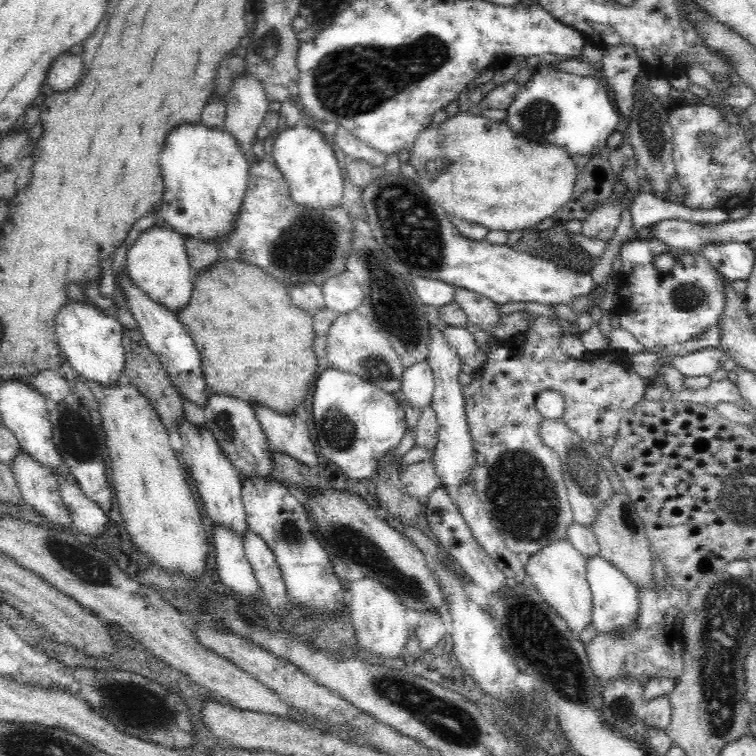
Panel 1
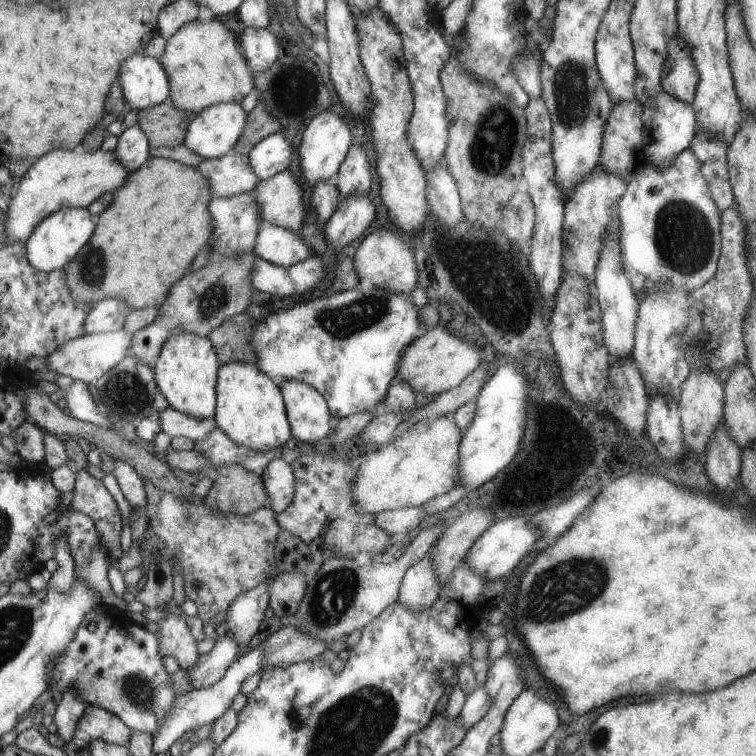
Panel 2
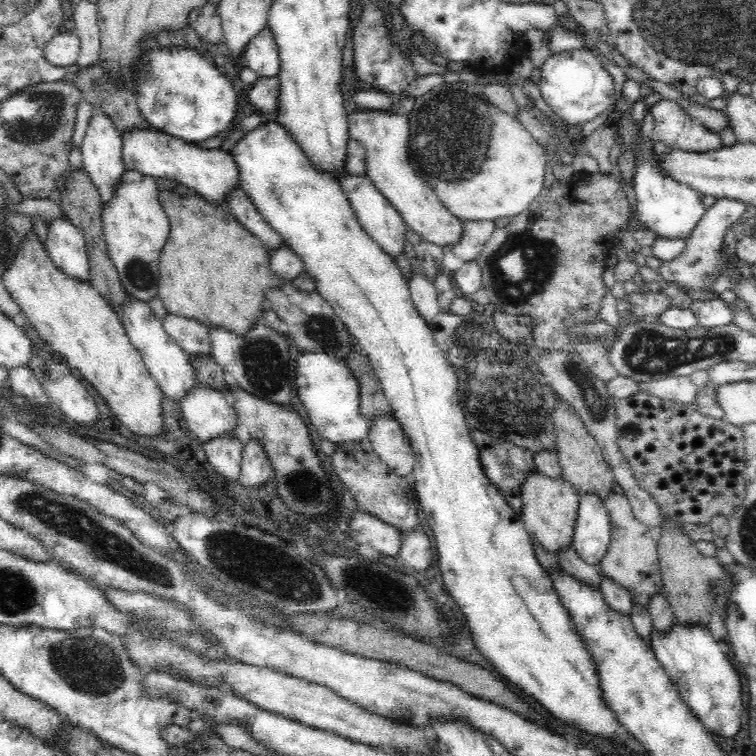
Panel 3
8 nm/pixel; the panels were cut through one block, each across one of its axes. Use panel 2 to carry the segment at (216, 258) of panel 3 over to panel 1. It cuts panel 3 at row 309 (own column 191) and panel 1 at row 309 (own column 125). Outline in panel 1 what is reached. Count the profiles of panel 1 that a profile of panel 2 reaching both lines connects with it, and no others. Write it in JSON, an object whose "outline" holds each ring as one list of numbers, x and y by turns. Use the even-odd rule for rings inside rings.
{"outline":[[226,258,226,262,222,264,220,260,216,260,212,266,206,266,206,268,200,270,198,274,194,274,192,298,190,298,188,306,184,306,182,310,176,312,176,316,178,316,178,320,184,324,184,328,190,332,190,336,192,336,194,342,196,342,196,348,198,348,200,354,202,354,202,374,204,374,206,386,208,386,210,390,214,390,216,394,222,394,222,398,238,398,238,402,250,402,250,406,268,406,270,410,276,410,278,414,288,414,288,418,292,418,292,414,296,414,296,412,302,412,302,402,304,402,306,396,308,396,310,382,316,380,314,374,316,374,316,366,318,366,318,364,316,364,316,354,314,354,314,350,312,350,312,342,314,342,312,338,314,338,314,334,316,334,314,328,312,328,312,320,314,320,314,318,312,318,308,312,300,310,300,308,292,302,292,298,290,298,290,294,288,294,288,290,286,290,286,286,284,286,282,282,274,280,266,270,256,268,256,266,248,264,248,262]]}

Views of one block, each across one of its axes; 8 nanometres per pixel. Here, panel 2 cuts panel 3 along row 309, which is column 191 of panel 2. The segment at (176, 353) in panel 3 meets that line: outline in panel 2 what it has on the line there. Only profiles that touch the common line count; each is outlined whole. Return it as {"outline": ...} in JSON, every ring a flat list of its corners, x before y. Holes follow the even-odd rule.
{"outline":[[241,102,213,104,195,114,183,144,205,160,221,158,237,144,247,126,247,116]]}

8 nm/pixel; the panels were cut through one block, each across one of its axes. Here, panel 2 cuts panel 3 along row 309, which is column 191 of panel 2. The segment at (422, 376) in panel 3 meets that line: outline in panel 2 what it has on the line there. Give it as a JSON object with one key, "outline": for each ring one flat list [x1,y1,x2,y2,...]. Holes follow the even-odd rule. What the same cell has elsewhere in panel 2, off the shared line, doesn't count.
{"outline":[[177,334,169,336,161,346,157,360,153,362,157,390,169,402,169,408,175,408,197,420,211,420,217,408,217,374,219,374,219,356,209,338,197,334]]}

